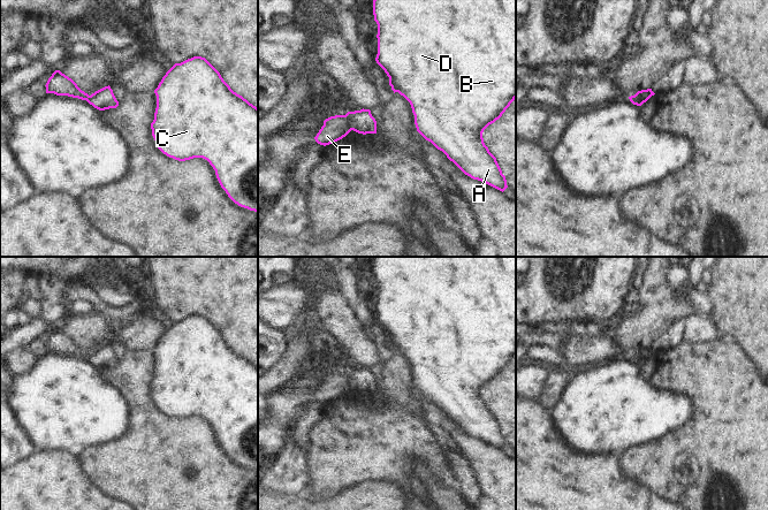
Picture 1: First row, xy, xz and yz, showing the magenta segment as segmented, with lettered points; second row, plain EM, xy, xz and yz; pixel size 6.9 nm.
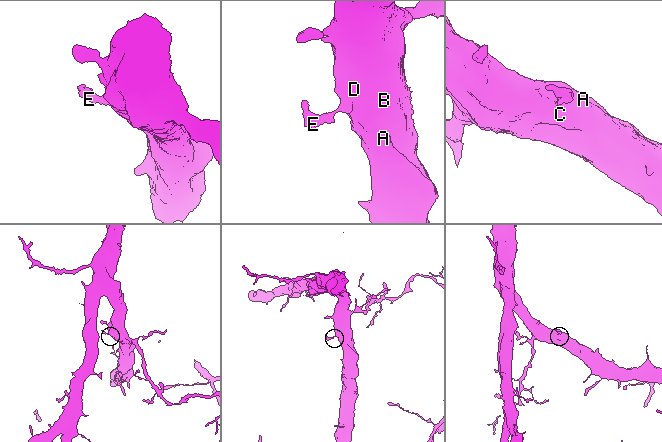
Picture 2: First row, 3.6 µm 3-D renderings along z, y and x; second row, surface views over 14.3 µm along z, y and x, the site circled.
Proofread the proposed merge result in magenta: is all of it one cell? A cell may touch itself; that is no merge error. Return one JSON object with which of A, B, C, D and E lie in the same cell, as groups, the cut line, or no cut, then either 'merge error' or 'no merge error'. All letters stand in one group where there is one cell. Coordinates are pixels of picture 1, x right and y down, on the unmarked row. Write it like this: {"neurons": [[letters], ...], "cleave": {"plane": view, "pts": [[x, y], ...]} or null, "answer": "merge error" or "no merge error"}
{"neurons": [["A", "B", "C", "D"], ["E"]], "cleave": {"plane": "xz", "pts": [[346, 372], [351, 387]]}, "answer": "merge error"}

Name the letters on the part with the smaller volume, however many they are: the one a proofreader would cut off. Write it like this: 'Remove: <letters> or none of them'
Remove: E

